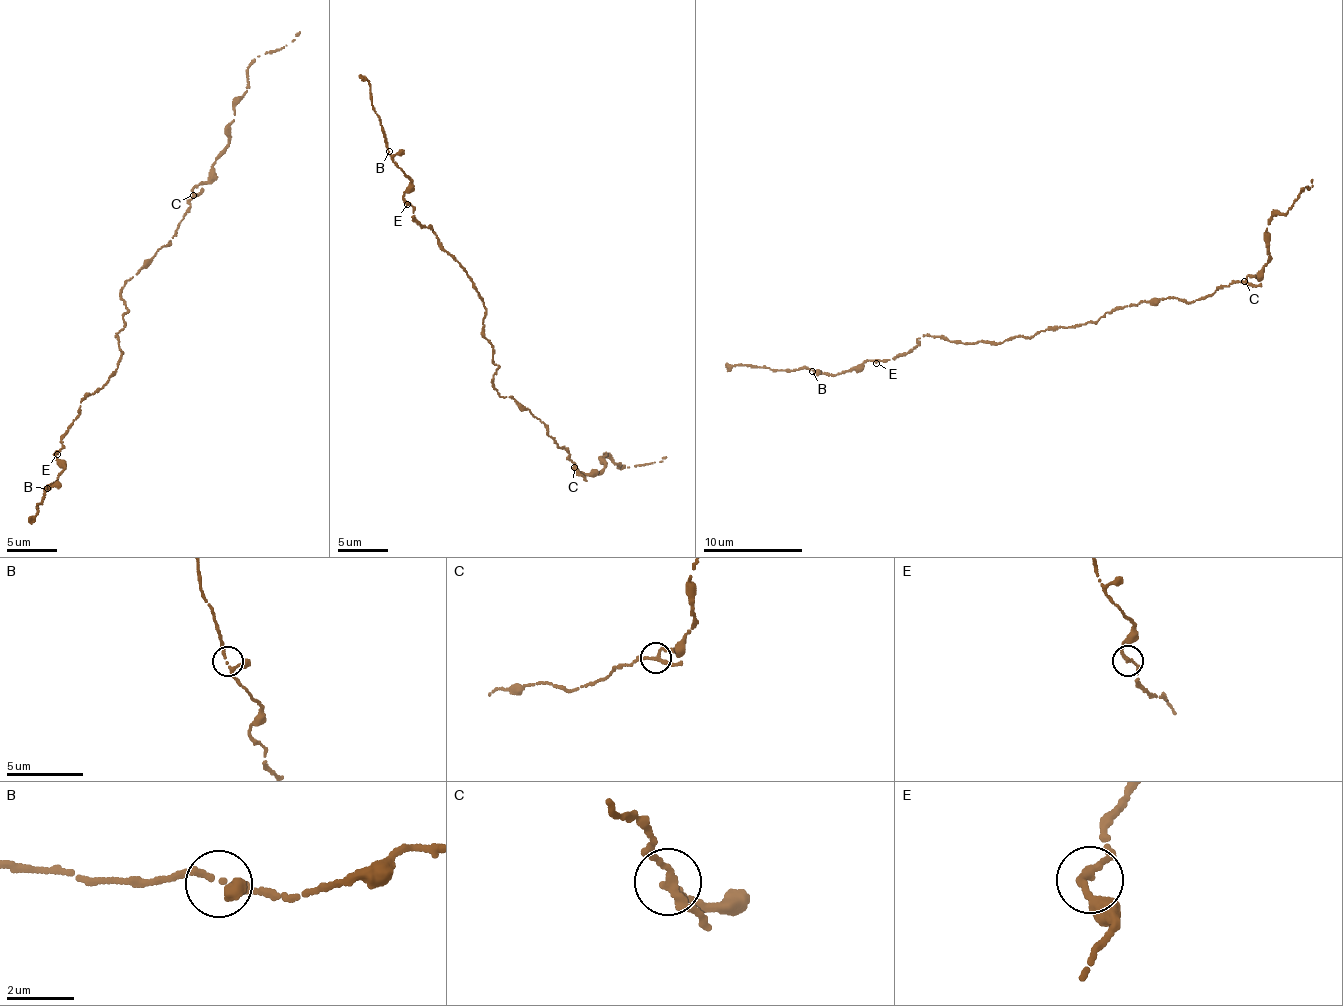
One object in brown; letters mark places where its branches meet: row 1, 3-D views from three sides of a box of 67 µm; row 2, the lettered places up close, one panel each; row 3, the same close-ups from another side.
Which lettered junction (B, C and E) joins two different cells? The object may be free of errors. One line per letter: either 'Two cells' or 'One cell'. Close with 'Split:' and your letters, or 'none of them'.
B: One cell
C: One cell
E: One cell
Split: none of them

